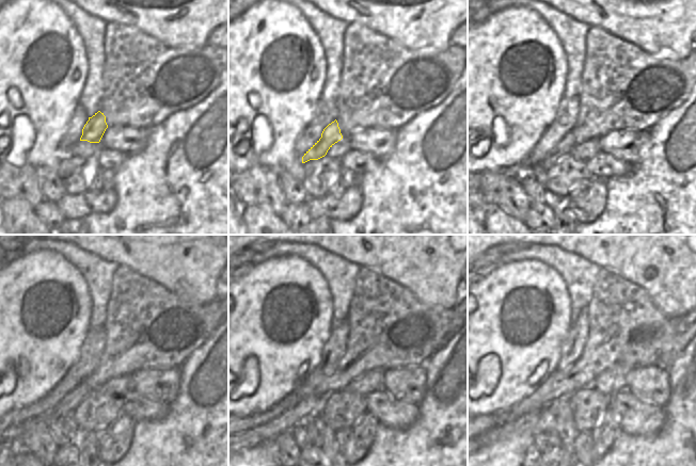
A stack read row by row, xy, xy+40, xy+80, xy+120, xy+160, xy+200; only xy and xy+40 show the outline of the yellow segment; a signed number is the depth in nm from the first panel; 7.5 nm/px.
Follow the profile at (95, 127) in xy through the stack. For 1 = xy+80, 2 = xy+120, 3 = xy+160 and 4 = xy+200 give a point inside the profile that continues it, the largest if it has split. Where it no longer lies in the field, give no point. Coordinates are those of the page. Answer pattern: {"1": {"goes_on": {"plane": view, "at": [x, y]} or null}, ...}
{"1": {"goes_on": {"plane": "xy+80", "at": [563, 149]}}, "2": {"goes_on": {"plane": "xy+120", "at": [66, 406]}}, "3": {"goes_on": {"plane": "xy+160", "at": [267, 432]}}, "4": {"goes_on": {"plane": "xy+200", "at": [495, 434]}}}

